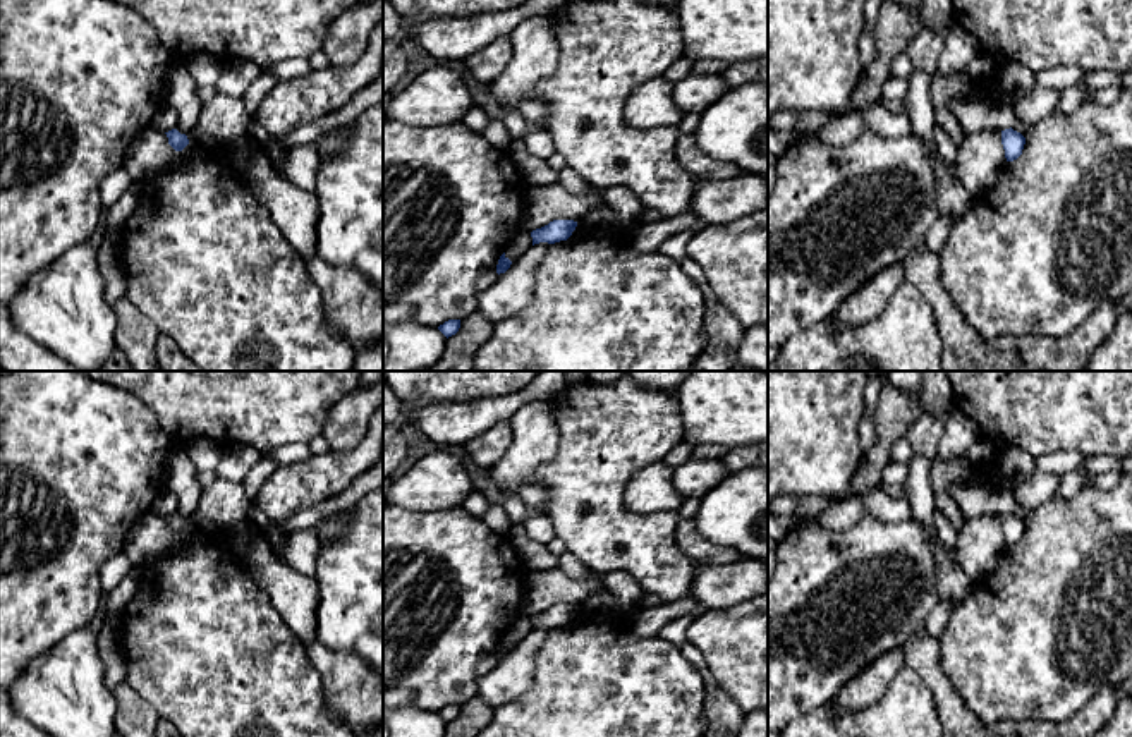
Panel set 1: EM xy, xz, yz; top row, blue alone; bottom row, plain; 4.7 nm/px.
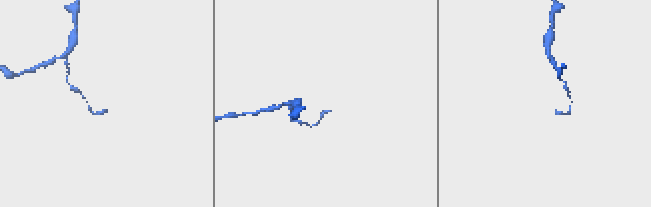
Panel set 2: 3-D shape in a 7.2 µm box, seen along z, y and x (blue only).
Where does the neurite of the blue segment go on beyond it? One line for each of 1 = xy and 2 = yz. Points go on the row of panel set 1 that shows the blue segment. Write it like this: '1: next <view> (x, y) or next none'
1: next none
2: next none

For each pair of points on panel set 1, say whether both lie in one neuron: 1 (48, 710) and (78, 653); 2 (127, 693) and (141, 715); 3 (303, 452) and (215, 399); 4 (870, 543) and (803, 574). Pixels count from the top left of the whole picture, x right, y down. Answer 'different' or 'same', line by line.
1: same
2: same
3: different
4: same

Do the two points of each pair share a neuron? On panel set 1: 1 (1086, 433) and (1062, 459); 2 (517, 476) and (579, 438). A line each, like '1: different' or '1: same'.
1: different
2: different

